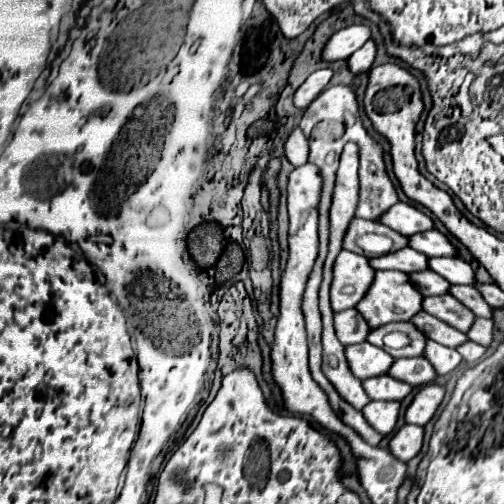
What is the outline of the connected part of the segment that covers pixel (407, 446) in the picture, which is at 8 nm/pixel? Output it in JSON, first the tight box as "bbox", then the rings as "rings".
{"bbox":[390,425,424,463],"rings":[[[404,425],[398,429],[390,441],[390,451],[396,459],[408,463],[412,457],[416,457],[422,449],[424,441],[424,427],[418,425]]]}

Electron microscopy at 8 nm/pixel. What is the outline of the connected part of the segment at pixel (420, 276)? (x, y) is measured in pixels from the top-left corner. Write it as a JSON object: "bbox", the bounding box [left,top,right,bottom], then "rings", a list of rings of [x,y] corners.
{"bbox":[410,271,450,297],"rings":[[[418,271],[418,273],[410,273],[410,281],[418,287],[418,291],[428,297],[428,295],[446,295],[450,289],[450,283],[444,281],[444,277],[440,277],[434,271]]]}

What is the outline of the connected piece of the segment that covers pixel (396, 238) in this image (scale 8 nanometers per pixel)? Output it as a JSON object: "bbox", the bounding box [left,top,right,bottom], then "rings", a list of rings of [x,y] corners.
{"bbox":[344,219,408,258],"rings":[[[354,219],[344,237],[344,249],[374,258],[393,252],[393,241],[394,249],[408,247],[408,237],[380,225],[380,221]]]}

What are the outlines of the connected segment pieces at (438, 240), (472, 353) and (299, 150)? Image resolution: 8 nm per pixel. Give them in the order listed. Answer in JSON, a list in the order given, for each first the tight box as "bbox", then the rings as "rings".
[{"bbox":[410,229,458,257],"rings":[[[438,229],[412,235],[410,247],[420,253],[426,253],[426,257],[458,257],[458,249]]]},{"bbox":[456,341,486,365],"rings":[[[468,341],[468,343],[464,343],[464,345],[460,345],[458,349],[456,349],[460,355],[462,355],[462,359],[470,365],[470,363],[476,363],[480,357],[484,357],[484,353],[486,353],[486,347],[482,347],[482,345],[476,345],[474,341]]]},{"bbox":[284,127,308,165],"rings":[[[298,127],[288,137],[284,149],[286,149],[286,157],[288,157],[288,161],[292,165],[304,165],[304,163],[308,163],[308,141],[306,141],[304,133]]]}]

